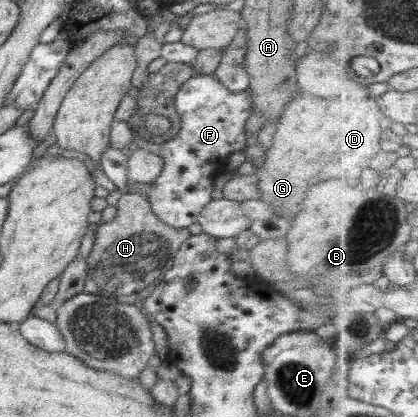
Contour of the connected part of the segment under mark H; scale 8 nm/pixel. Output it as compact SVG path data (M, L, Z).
M125 193L114 207L117 212L113 219L96 225L92 248L86 257L87 273L83 291L127 304L143 300L148 296L151 287L171 268L178 247L190 234L187 228L175 229L165 225L156 215L153 215L143 193Z

